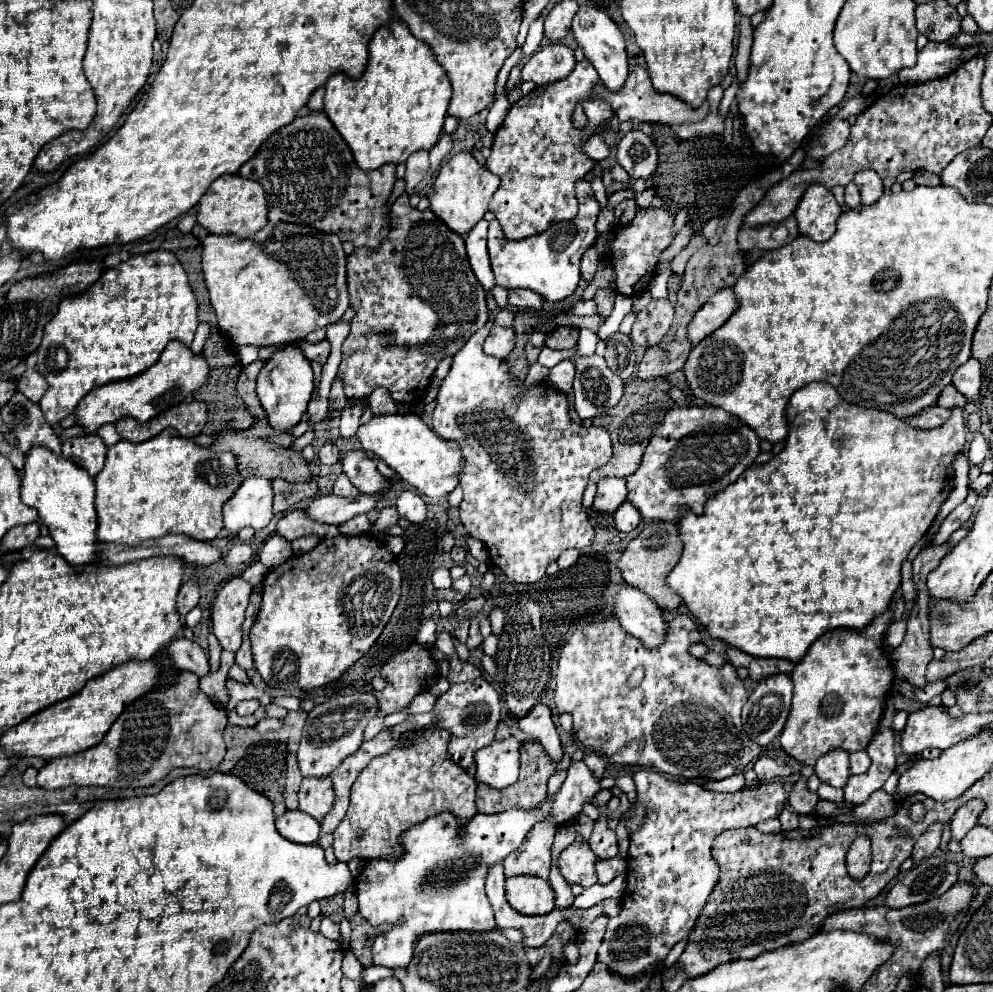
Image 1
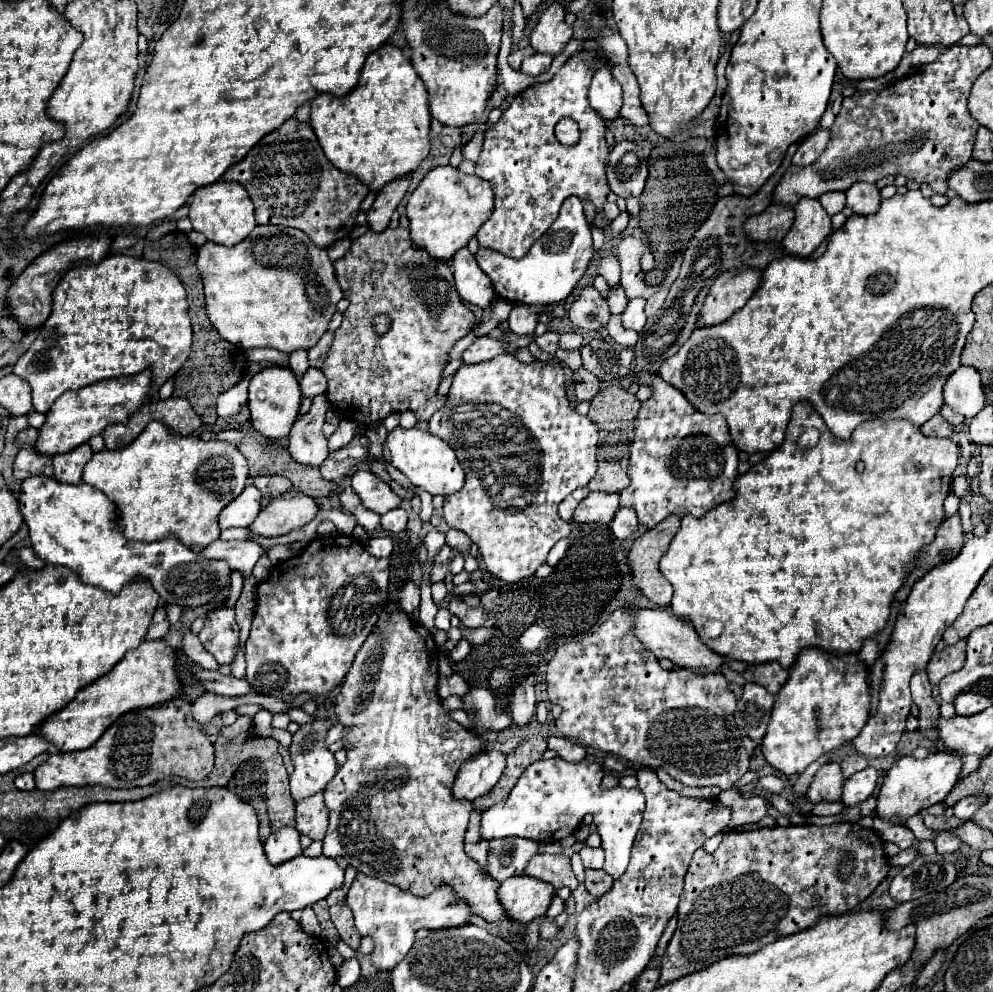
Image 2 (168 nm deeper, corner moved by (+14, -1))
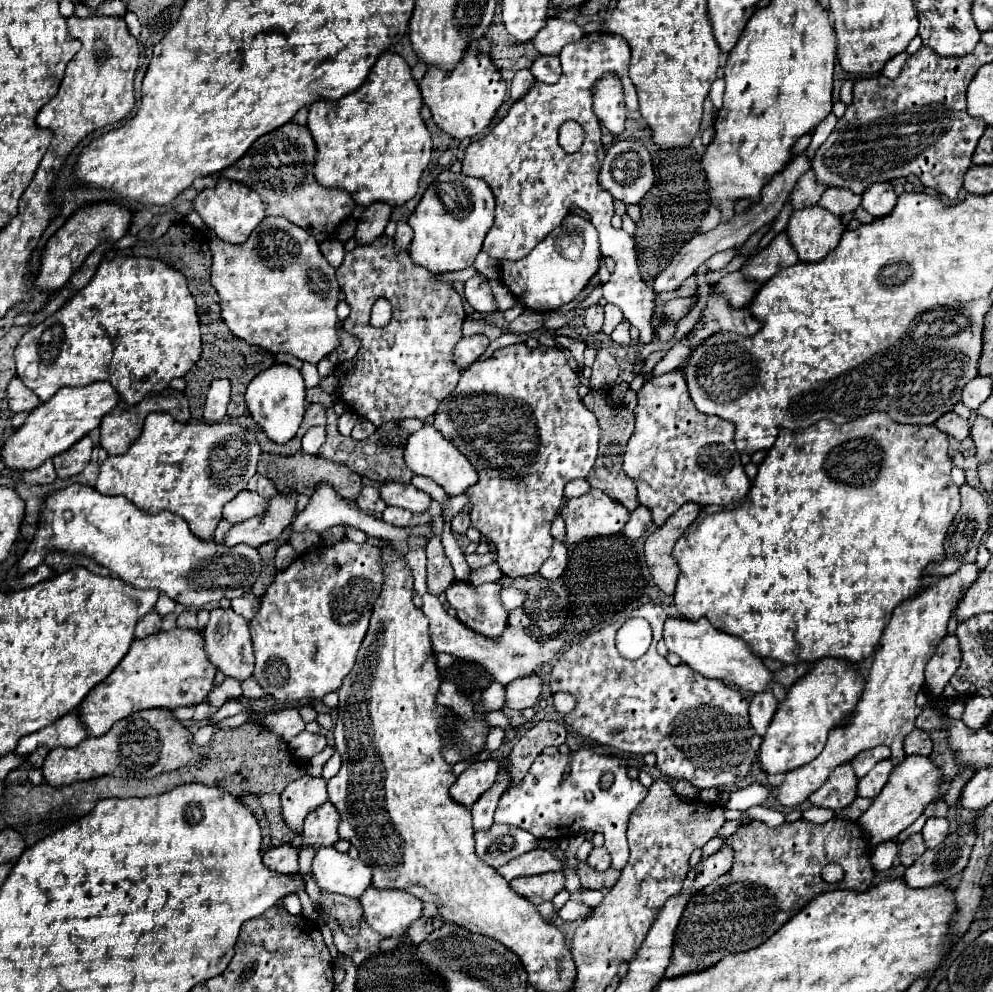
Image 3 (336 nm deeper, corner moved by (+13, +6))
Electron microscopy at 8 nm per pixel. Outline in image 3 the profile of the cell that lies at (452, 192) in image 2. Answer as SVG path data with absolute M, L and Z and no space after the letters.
M445 170L425 190L419 206L407 222L413 228L409 254L415 264L433 274L457 272L469 268L481 252L483 238L495 222L495 198L485 180Z

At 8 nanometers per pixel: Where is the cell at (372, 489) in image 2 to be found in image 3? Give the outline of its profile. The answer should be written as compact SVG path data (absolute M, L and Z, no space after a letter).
M381 484L381 496L387 502L387 506L399 506L413 514L427 512L431 506L431 496L417 490L413 484Z

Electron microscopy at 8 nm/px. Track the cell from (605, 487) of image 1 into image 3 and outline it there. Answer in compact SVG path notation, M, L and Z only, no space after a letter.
M591 488L575 500L567 500L561 516L565 520L563 544L567 548L573 548L585 538L619 534L629 520L629 512L597 488Z

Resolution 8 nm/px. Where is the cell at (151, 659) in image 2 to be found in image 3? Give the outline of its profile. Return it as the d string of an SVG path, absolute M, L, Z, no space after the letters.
M171 628L151 634L143 640L133 640L129 652L119 662L119 666L97 684L87 698L81 702L79 712L87 726L89 736L101 736L111 730L111 726L133 712L147 708L179 708L179 706L195 706L205 702L207 694L213 690L215 664L211 664L205 644L203 632L193 628Z

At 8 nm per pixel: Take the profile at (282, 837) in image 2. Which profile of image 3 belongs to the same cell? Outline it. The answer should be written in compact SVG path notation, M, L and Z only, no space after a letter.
M289 844L271 848L263 854L263 864L279 874L287 874L287 876L295 876L299 874L299 864L297 864L297 850L291 848Z

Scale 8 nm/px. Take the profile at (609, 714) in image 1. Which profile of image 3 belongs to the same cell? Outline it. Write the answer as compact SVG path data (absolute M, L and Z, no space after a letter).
M649 602L637 608L635 614L649 620L653 628L651 648L639 660L627 660L617 652L615 634L623 622L615 622L571 646L553 666L549 682L551 692L567 692L577 698L577 706L565 716L565 724L575 732L595 740L597 744L613 746L621 752L653 752L657 756L657 768L663 776L669 776L673 780L687 780L699 790L729 786L737 782L749 772L761 746L761 736L749 724L749 702L739 690L723 684L721 680L705 678L683 662L671 666L663 656L657 654L655 644L663 638L663 624L667 620L667 614L659 604Z

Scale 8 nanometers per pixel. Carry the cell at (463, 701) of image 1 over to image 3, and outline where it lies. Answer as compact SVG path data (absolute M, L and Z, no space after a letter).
M539 674L519 678L507 684L507 708L513 710L533 708L541 700L541 692L543 692L543 678Z

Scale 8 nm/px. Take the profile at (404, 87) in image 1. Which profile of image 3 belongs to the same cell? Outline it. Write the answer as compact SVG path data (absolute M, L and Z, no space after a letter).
M393 52L381 54L371 68L365 82L351 94L335 102L313 102L309 106L307 128L315 140L315 178L321 186L347 190L359 206L371 206L375 202L387 202L391 206L407 204L419 186L419 178L431 158L431 136L419 114L421 92L417 82L411 78L407 62Z

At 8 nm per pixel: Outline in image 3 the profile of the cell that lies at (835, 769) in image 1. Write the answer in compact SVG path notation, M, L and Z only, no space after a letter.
M841 764L831 772L827 782L809 796L813 806L821 808L831 808L831 810L841 810L847 808L853 800L857 798L857 776L851 770L849 778L849 764Z

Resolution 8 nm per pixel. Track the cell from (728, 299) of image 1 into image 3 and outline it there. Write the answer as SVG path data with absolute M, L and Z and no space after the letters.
M781 232L773 238L773 242L765 250L755 254L749 260L749 264L745 264L741 268L741 272L747 278L751 278L753 282L763 284L771 276L775 276L779 270L783 270L787 266L793 266L797 262L799 262L799 258L797 258L797 252L795 252L791 240L787 238L785 232Z

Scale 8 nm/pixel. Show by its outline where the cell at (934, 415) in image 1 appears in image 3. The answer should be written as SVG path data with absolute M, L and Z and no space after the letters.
M949 412L949 414L945 414L943 418L939 418L939 420L935 422L935 426L937 426L939 430L943 430L945 434L949 434L949 436L955 438L955 440L965 440L965 438L969 436L971 424L973 424L971 420L959 418L955 412Z

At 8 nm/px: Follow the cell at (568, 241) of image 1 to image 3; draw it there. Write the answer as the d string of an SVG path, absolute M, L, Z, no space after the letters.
M569 214L559 228L555 228L547 240L539 242L539 248L535 248L529 256L525 256L523 260L515 260L515 262L503 262L501 264L501 276L505 286L509 288L509 292L527 308L535 310L535 312L553 312L559 310L561 306L573 302L579 292L589 284L589 280L597 274L599 266L601 266L601 248L599 248L599 238L597 238L597 230L595 226L581 218L581 216L573 216Z

